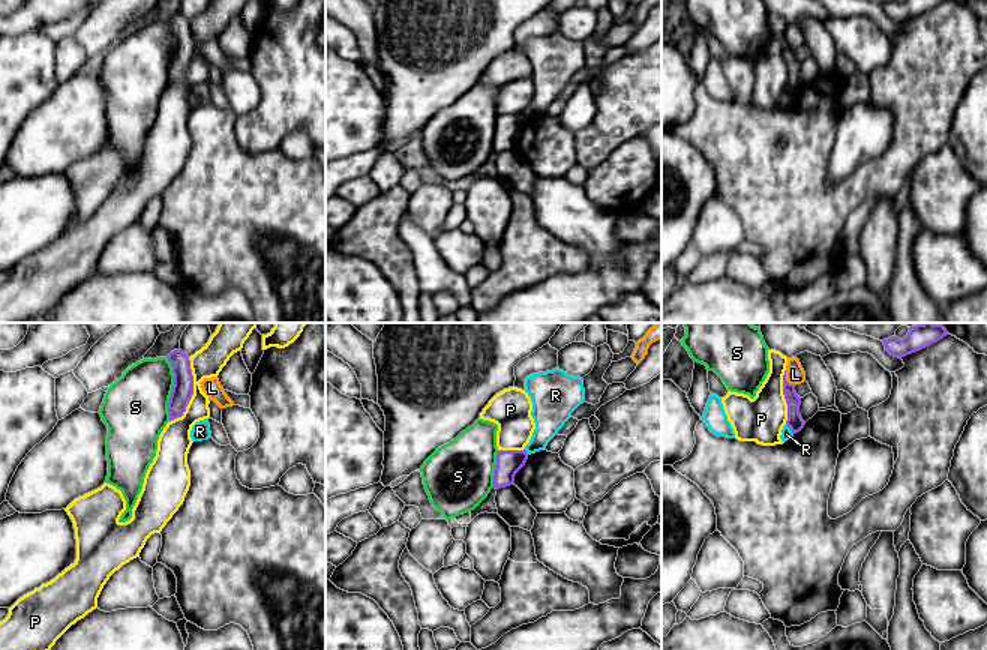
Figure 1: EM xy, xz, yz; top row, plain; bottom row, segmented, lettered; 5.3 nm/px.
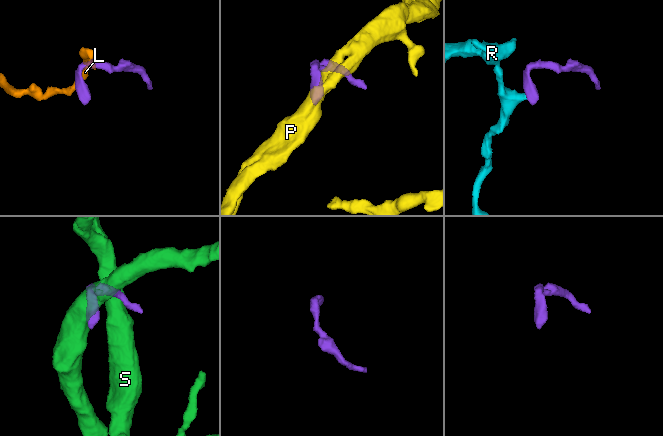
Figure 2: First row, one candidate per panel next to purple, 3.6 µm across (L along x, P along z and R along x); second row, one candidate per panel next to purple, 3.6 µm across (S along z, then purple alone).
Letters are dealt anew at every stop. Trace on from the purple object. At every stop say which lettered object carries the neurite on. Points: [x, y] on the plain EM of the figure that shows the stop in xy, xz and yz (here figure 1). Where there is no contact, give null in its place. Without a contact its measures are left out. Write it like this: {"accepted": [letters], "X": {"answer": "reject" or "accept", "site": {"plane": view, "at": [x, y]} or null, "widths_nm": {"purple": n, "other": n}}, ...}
{"accepted": [], "L": {"answer": "reject", "site": {"plane": "yz", "at": [786, 44]}, "widths_nm": {"purple": 90, "other": 100}}, "P": {"answer": "reject", "site": {"plane": "xy", "at": [192, 56]}, "widths_nm": {"purple": 110, "other": 160}}, "R": {"answer": "reject", "site": {"plane": "yz", "at": [791, 93]}, "widths_nm": {"purple": 90, "other": 60}}, "S": {"answer": "reject", "site": {"plane": "xy", "at": [173, 53]}, "widths_nm": {"purple": 110, "other": 360}}}

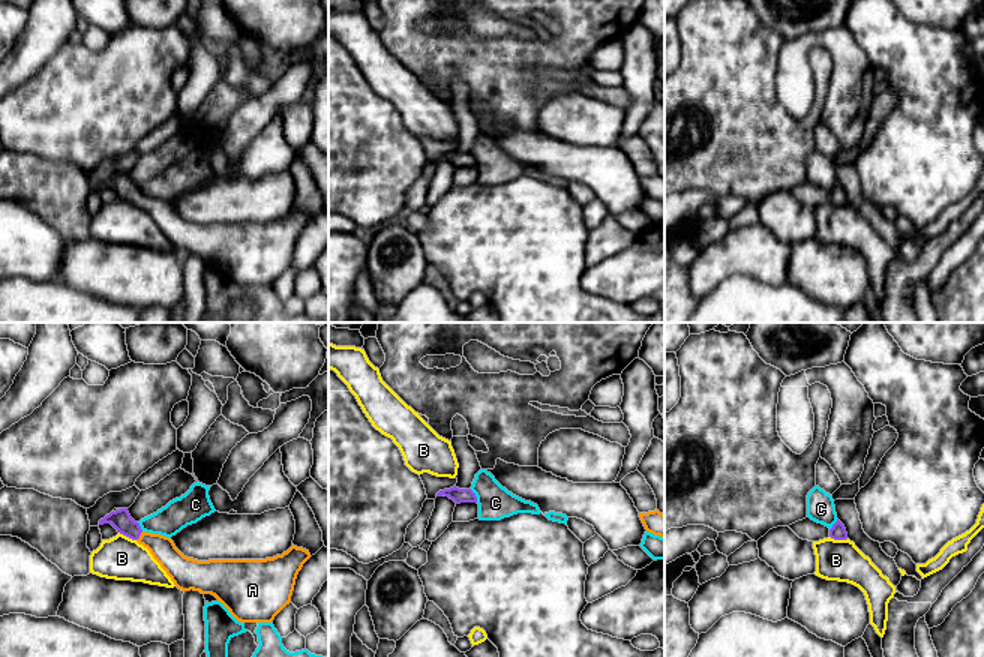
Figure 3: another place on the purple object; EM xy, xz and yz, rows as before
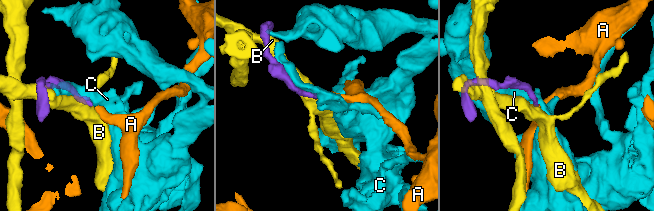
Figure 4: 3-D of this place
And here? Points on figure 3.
{"accepted": ["A"], "A": {"answer": "accept", "site": {"plane": "xy", "at": [140, 198]}, "widths_nm": {"purple": 110, "other": 140}}, "B": {"answer": "reject", "site": {"plane": "xy", "at": [128, 200]}, "widths_nm": {"purple": 110, "other": 240}}, "C": {"answer": "reject", "site": {"plane": "xz", "at": [474, 159]}, "widths_nm": {"purple": 80, "other": 190}}}

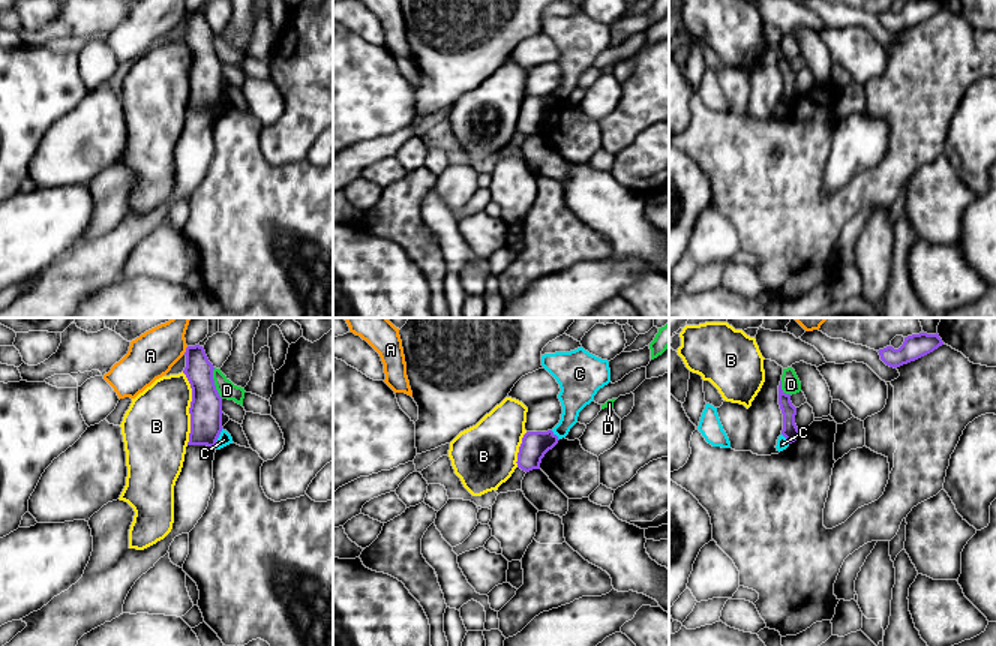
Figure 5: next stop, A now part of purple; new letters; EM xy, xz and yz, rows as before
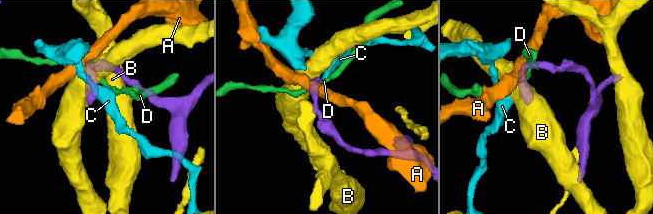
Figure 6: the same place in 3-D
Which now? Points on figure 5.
{"accepted": [], "A": {"answer": "reject", "site": {"plane": "xy", "at": [186, 14]}, "widths_nm": {"purple": 150, "other": 240}}, "B": {"answer": "reject", "site": {"plane": "xy", "at": [189, 72]}, "widths_nm": {"purple": 180, "other": 360}}, "C": {"answer": "reject", "site": {"plane": "xy", "at": [218, 101]}, "widths_nm": {"purple": 180, "other": 70}}, "D": {"answer": "reject", "site": {"plane": "xy", "at": [213, 47]}, "widths_nm": {"purple": 180, "other": 100}}}

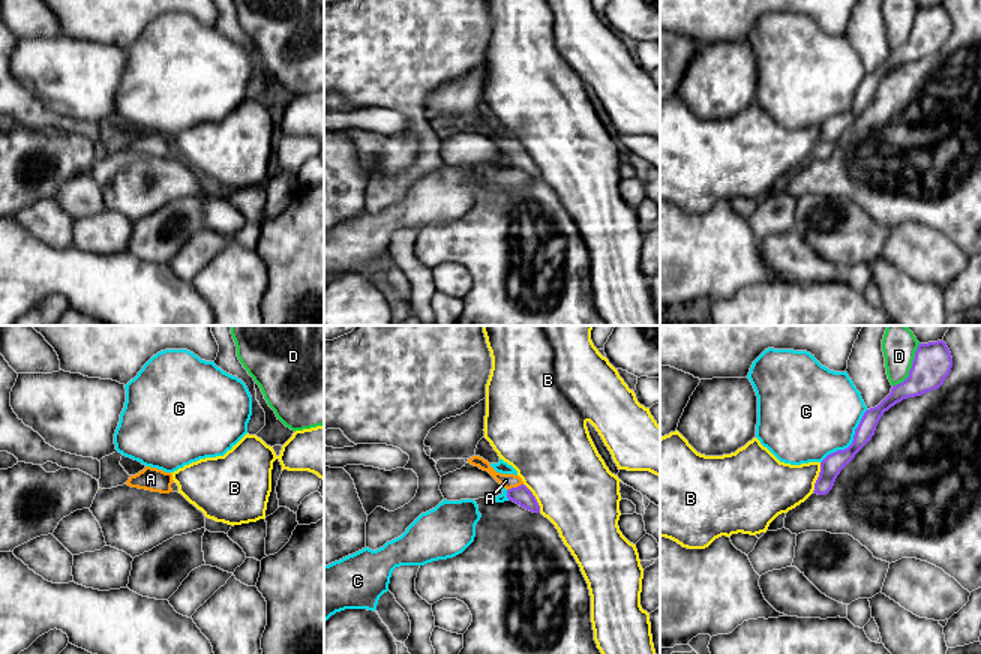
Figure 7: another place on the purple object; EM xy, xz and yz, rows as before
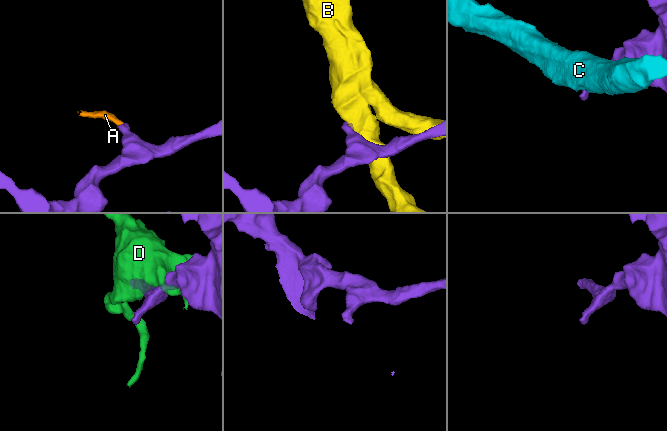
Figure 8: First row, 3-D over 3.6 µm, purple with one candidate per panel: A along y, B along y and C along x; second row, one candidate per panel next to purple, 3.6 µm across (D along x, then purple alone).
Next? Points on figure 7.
{"accepted": ["A"], "A": {"answer": "accept", "site": {"plane": "xz", "at": [515, 152]}, "widths_nm": {"purple": 100, "other": 80}}, "B": {"answer": "reject", "site": {"plane": "yz", "at": [818, 141]}, "widths_nm": {"purple": 110, "other": 280}}, "C": {"answer": "reject", "site": {"plane": "yz", "at": [852, 105]}, "widths_nm": {"purple": 110, "other": 460}}, "D": {"answer": "reject", "site": {"plane": "yz", "at": [911, 32]}, "widths_nm": {"purple": 200, "other": 170}}}

